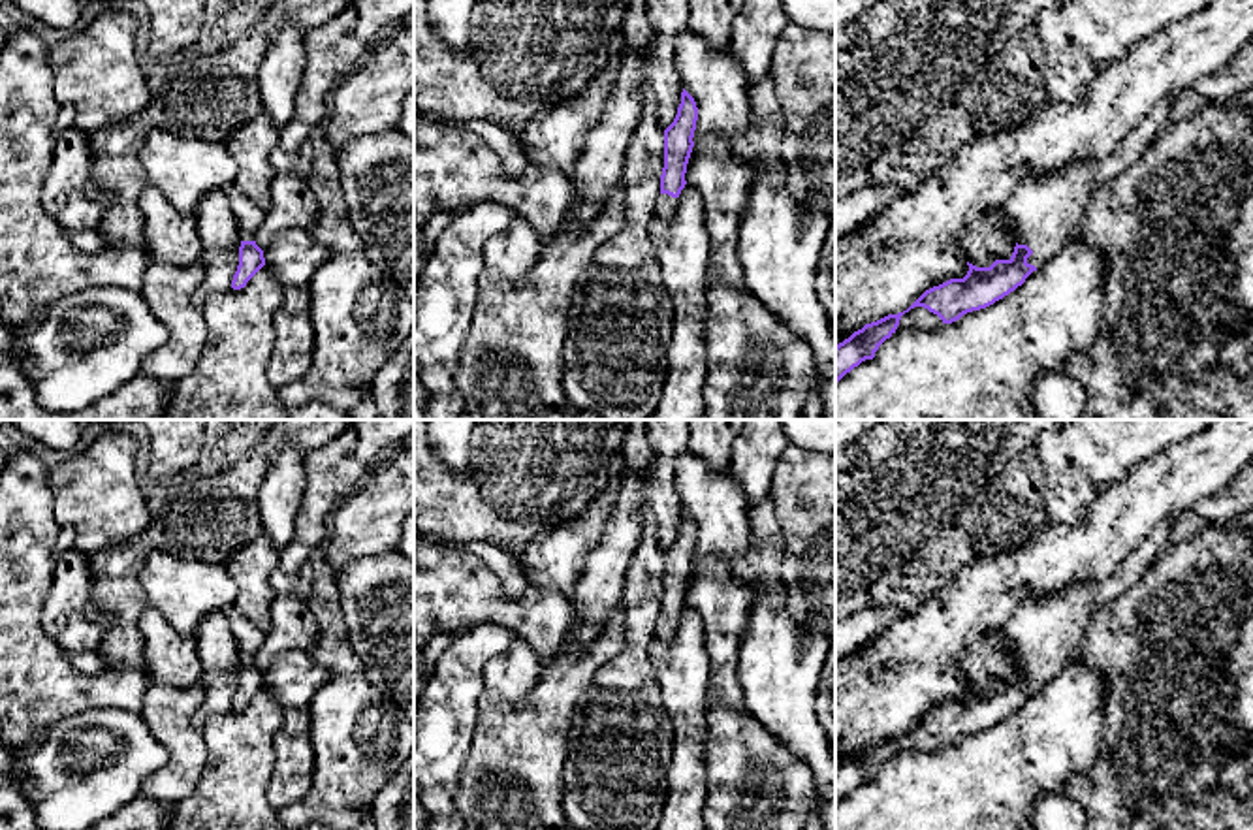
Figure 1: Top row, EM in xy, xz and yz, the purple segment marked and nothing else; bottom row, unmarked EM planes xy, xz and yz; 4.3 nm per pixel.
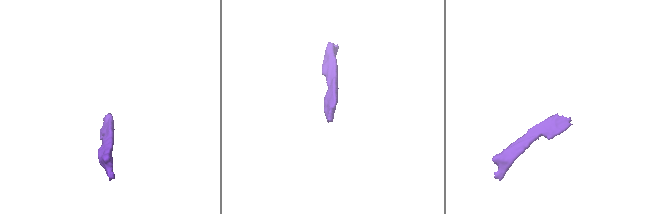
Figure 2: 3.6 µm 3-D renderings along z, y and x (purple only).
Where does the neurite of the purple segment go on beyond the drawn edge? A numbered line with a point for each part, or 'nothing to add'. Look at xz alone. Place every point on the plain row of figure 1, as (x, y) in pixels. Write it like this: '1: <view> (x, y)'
1: xz (665, 627)

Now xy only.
1: xy (249, 637)

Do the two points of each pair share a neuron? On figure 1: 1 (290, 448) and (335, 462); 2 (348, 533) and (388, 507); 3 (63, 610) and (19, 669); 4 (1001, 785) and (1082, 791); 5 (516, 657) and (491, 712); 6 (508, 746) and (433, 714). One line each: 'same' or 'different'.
1: different
2: same
3: different
4: different
5: different
6: different

